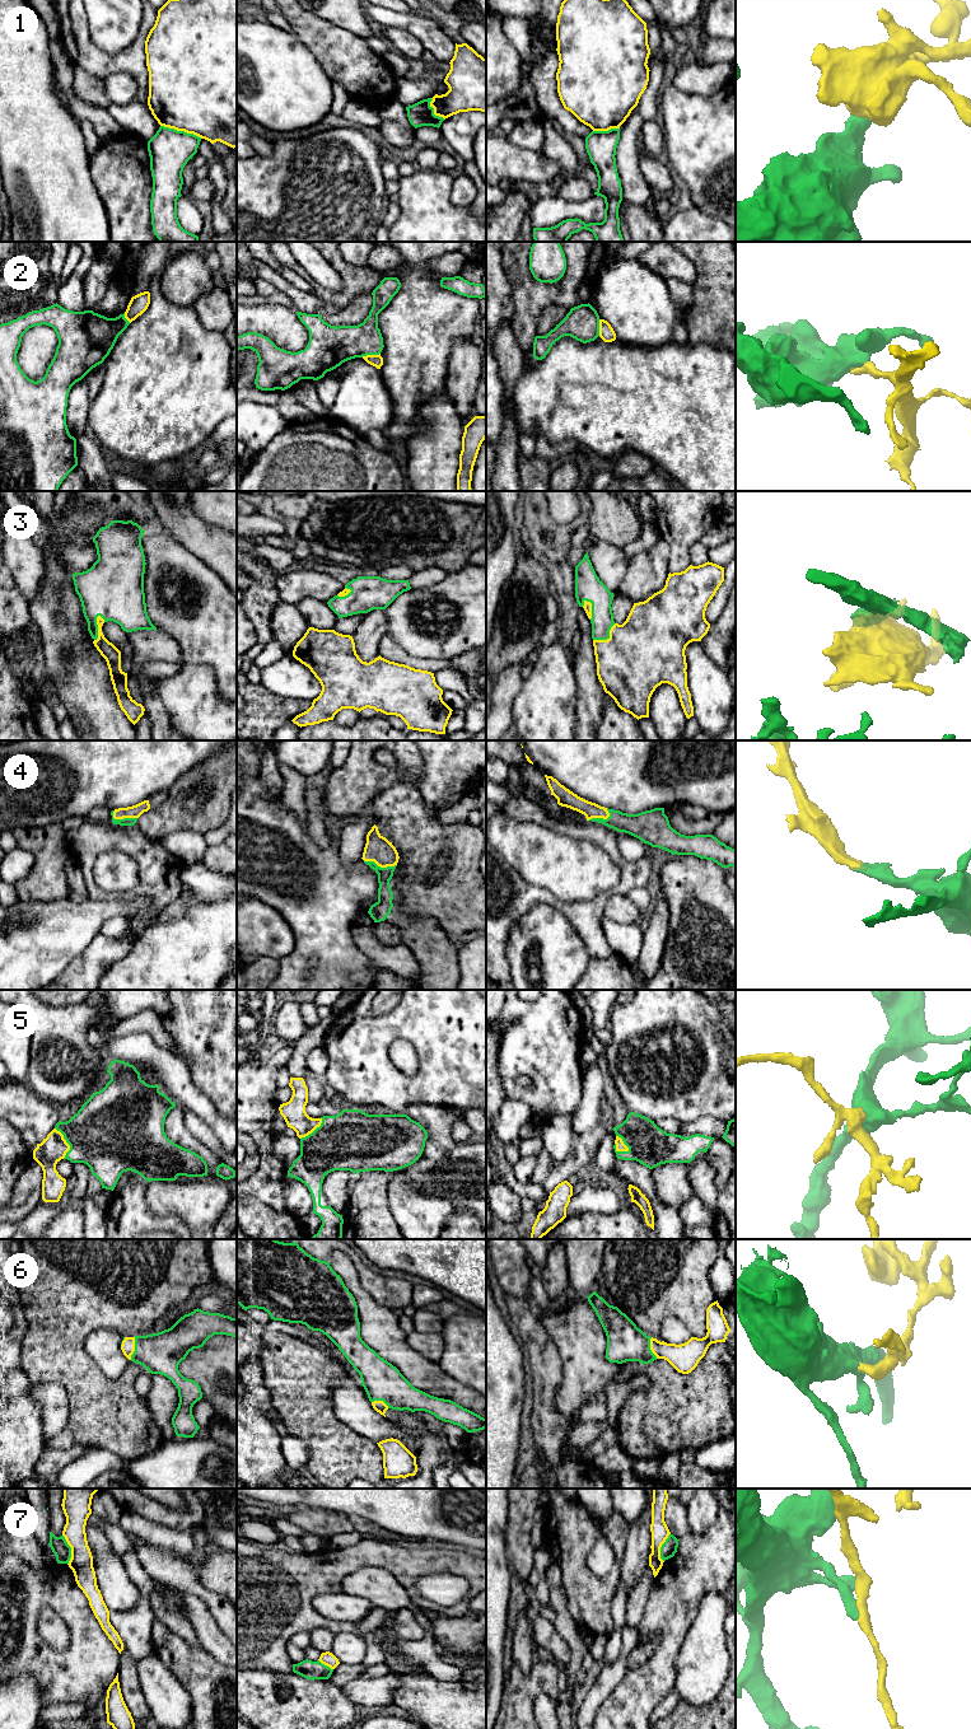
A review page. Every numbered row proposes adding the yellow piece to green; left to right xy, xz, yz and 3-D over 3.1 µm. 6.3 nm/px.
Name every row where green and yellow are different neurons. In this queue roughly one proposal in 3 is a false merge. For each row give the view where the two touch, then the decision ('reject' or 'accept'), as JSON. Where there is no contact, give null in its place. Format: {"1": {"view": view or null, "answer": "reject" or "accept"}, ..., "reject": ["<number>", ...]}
{"1": {"view": "xy", "answer": "reject"}, "2": {"view": "xz", "answer": "reject"}, "3": {"view": "xy", "answer": "accept"}, "4": {"view": "xz", "answer": "accept"}, "5": {"view": "yz", "answer": "accept"}, "6": {"view": "xy", "answer": "accept"}, "7": {"view": "xy", "answer": "reject"}, "reject": ["1", "2", "7"]}

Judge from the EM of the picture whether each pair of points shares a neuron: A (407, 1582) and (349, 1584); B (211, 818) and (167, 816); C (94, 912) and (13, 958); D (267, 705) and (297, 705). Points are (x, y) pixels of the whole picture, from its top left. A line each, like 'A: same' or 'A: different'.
A: different
B: same
C: same
D: same

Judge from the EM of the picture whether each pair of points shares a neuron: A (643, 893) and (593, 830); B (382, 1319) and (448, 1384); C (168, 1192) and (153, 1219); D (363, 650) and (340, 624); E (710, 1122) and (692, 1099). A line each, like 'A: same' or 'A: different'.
A: different
B: same
C: different
D: different
E: different

